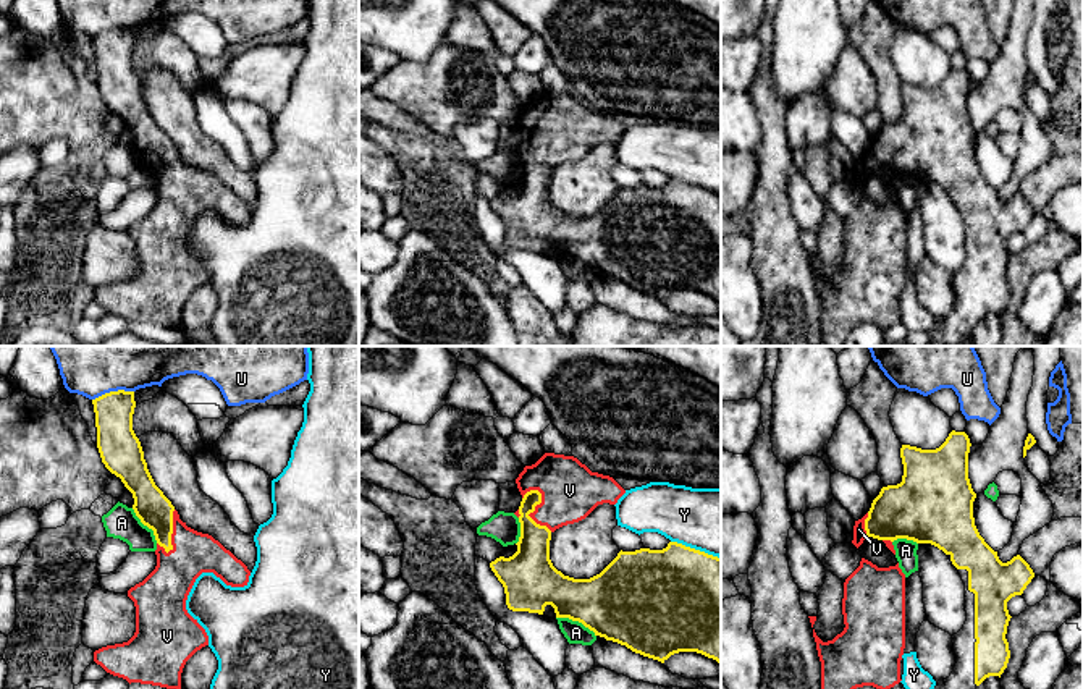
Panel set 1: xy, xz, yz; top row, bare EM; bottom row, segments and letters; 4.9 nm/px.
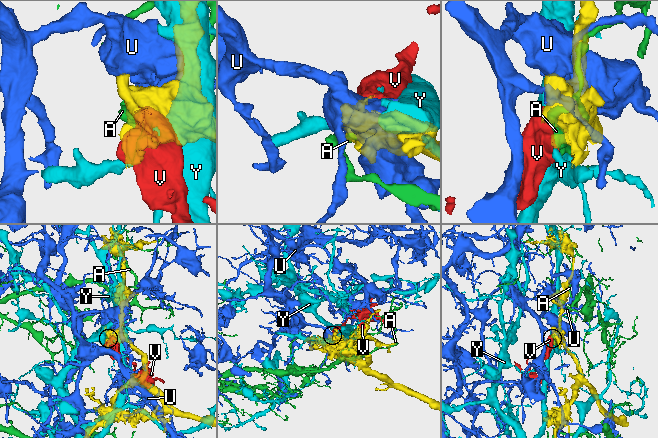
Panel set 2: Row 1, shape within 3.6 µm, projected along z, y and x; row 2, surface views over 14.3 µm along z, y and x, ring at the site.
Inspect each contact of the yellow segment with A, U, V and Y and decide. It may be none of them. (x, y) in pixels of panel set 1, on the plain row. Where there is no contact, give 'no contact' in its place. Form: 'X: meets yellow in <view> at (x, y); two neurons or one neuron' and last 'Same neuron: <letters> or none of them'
A: meets yellow in xz at (577, 257); two neurons
U: meets yellow in xy at (112, 29); two neurons
V: meets yellow in xz at (534, 147); one neuron
Y: meets yellow in xz at (694, 186); two neurons
Same neuron: V

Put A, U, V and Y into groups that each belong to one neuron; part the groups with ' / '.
A / U / V / Y

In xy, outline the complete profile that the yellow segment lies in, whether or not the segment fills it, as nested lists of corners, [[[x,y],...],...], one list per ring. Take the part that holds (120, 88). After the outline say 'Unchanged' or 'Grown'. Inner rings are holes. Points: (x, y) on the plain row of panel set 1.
[[[110,29],[92,42],[102,100],[133,131],[136,154],[157,178],[155,207],[128,228],[136,244],[134,273],[95,288],[94,299],[129,322],[181,328],[186,299],[209,283],[205,267],[186,247],[196,217],[213,210],[226,223],[244,225],[251,209],[212,173],[188,165],[155,123],[133,68],[134,29]]]. Grown

